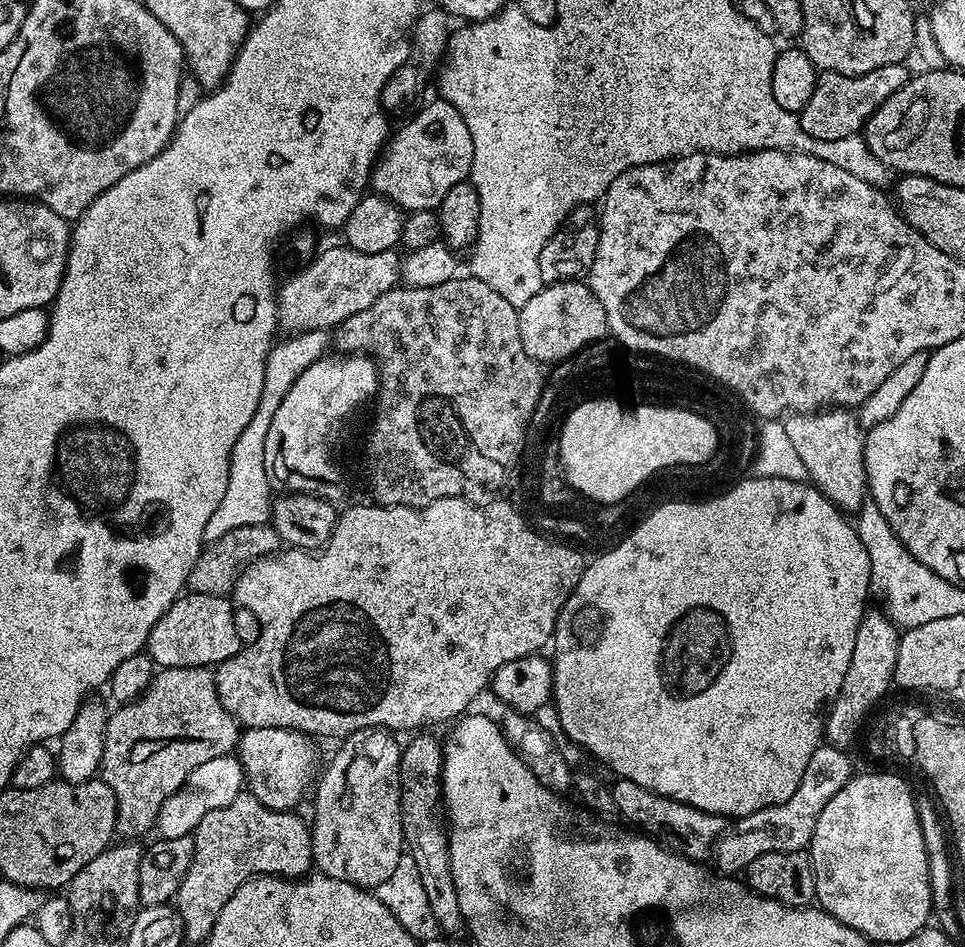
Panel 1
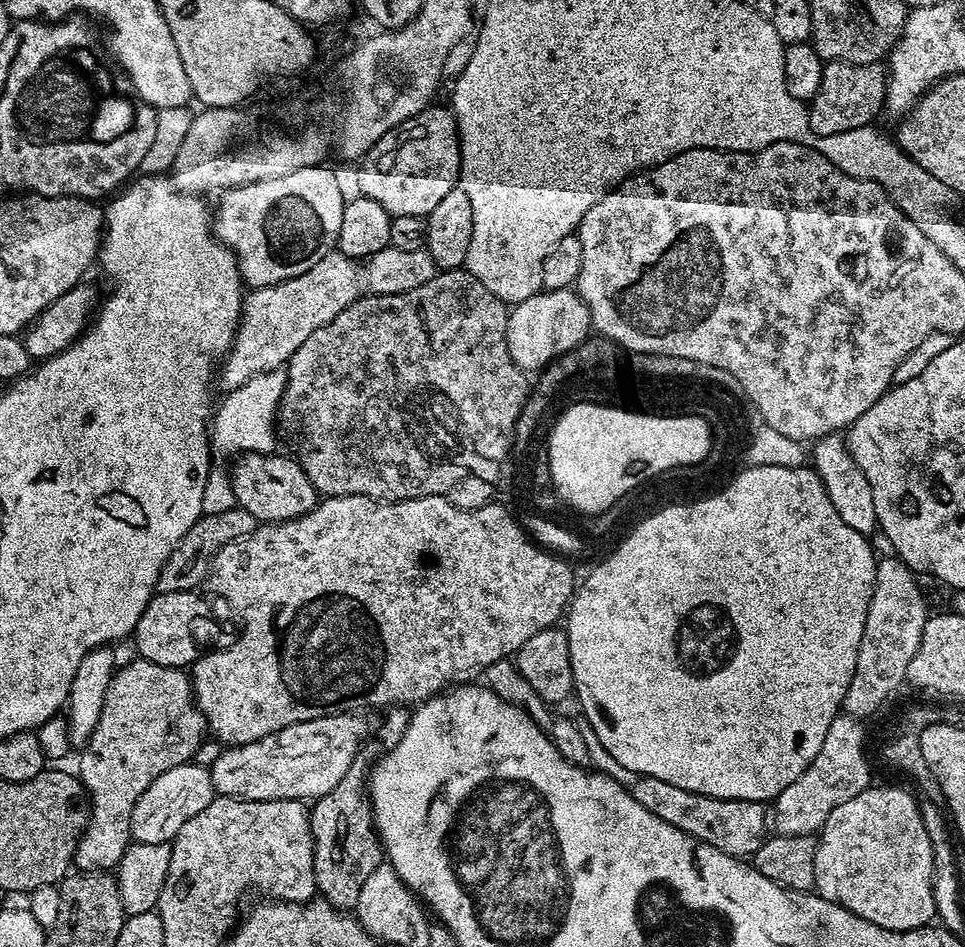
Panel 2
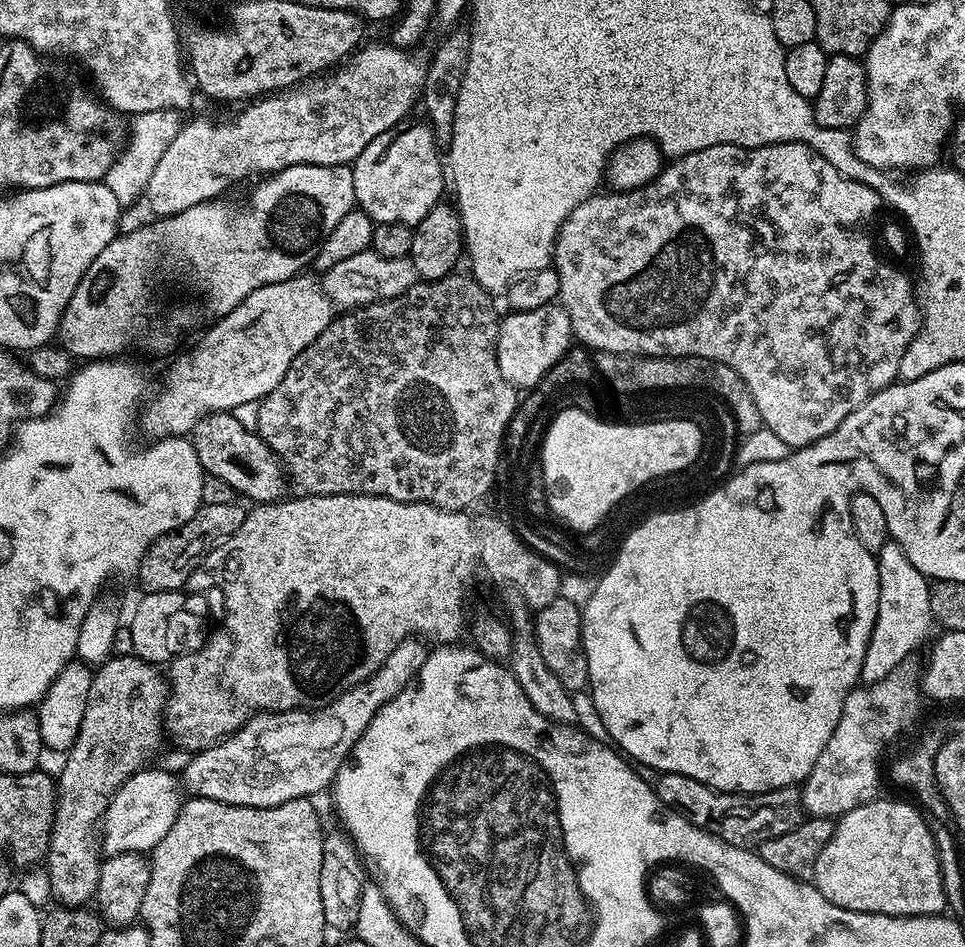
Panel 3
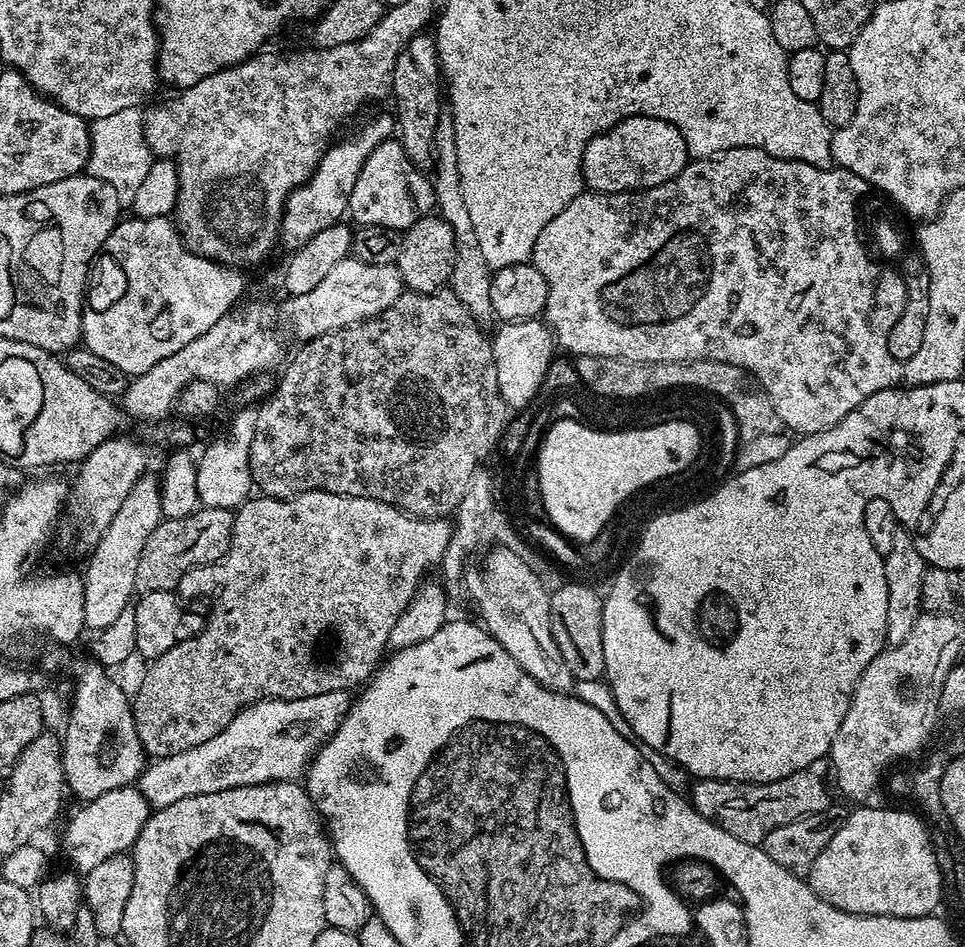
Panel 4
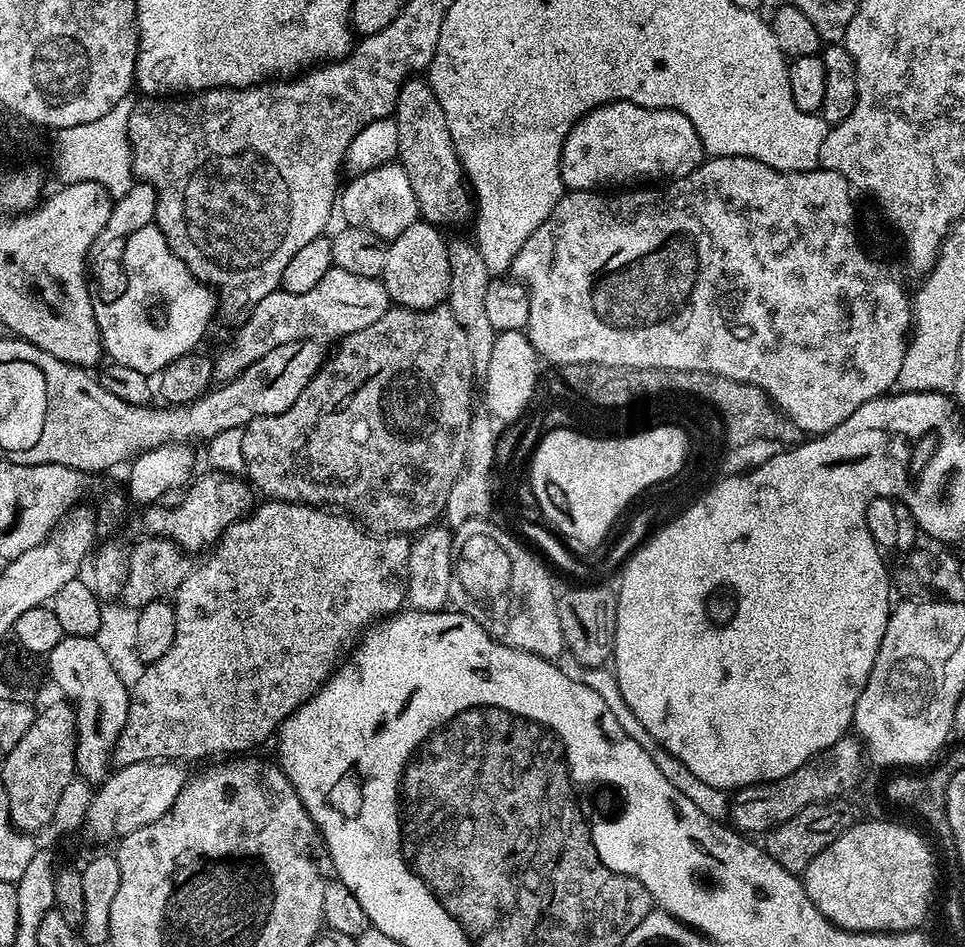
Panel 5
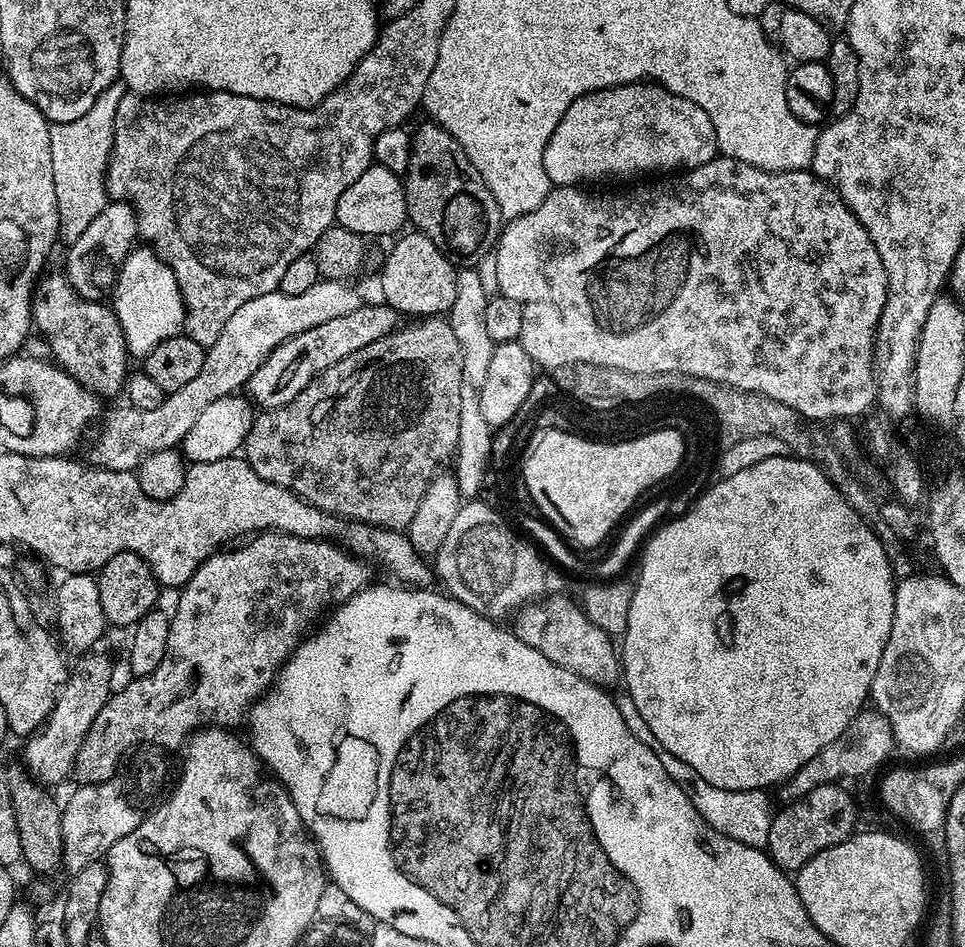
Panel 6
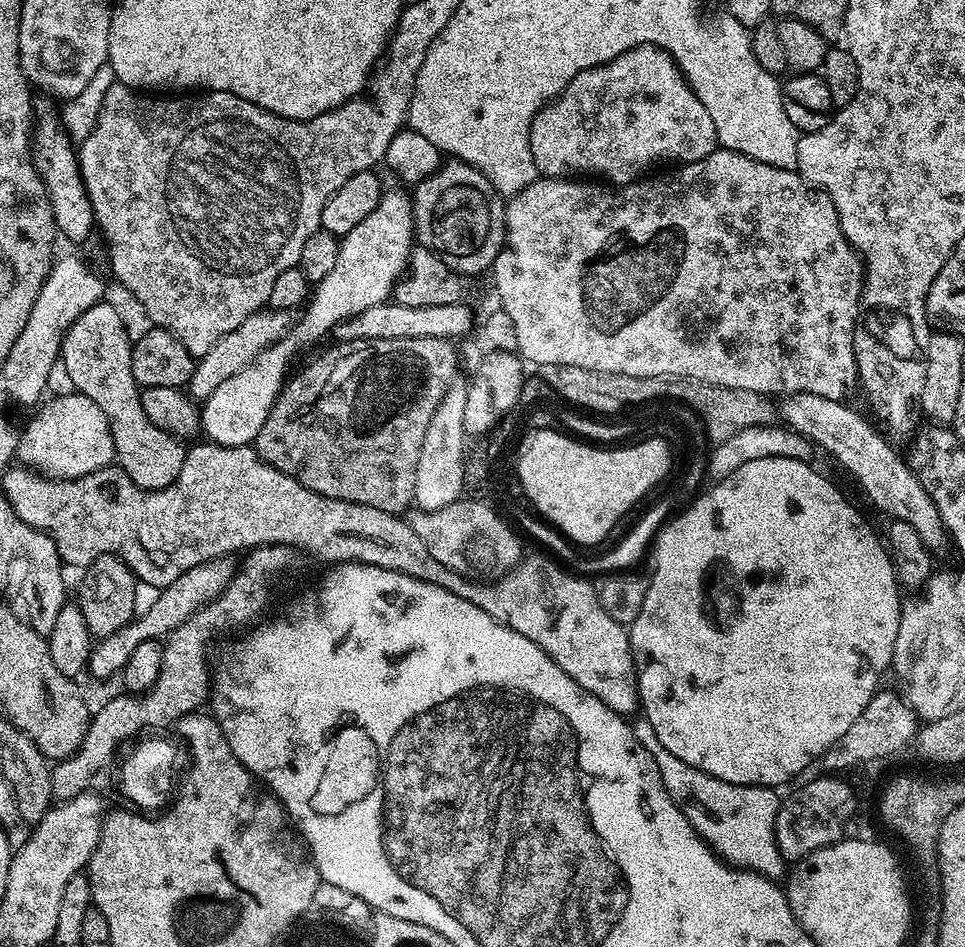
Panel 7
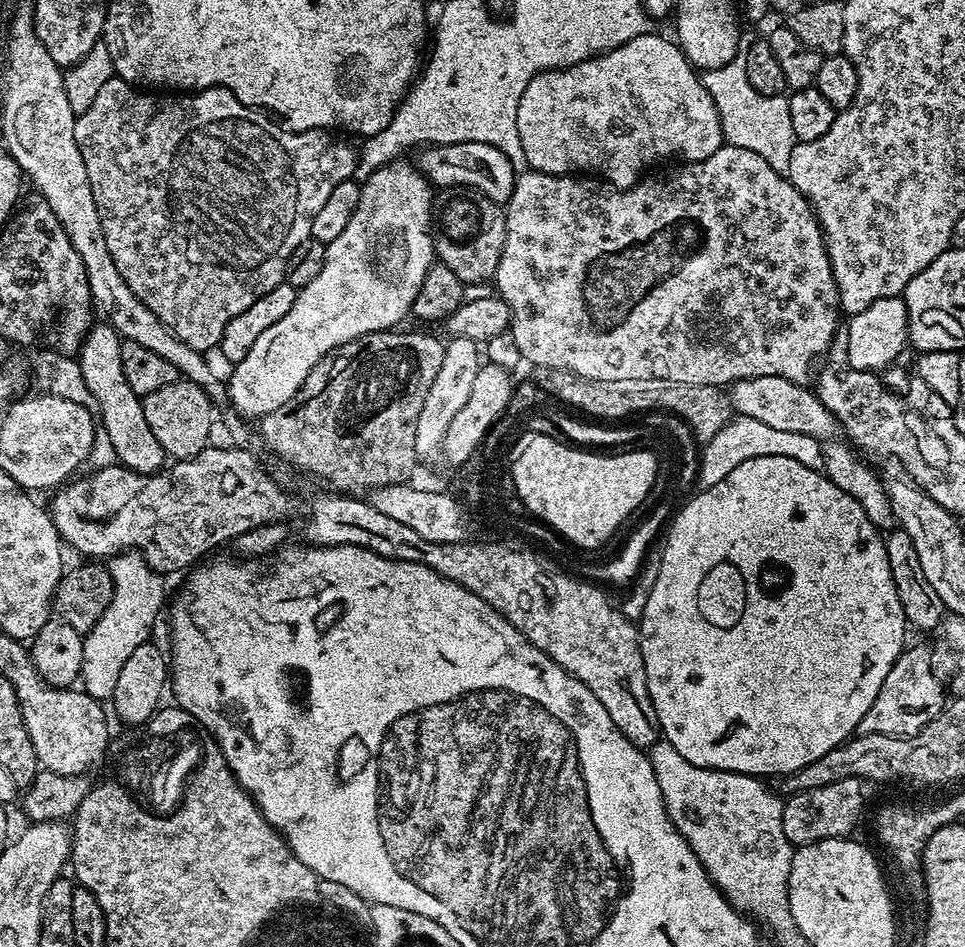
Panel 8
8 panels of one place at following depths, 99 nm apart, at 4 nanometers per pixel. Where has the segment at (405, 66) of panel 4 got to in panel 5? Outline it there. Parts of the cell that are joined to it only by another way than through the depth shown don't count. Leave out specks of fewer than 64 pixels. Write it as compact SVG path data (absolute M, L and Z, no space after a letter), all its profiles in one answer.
M409 78L398 94L394 119L398 126L398 162L410 178L414 198L418 198L420 216L429 224L464 224L473 219L474 200L466 183L464 167L446 126L446 110L442 110L427 79Z

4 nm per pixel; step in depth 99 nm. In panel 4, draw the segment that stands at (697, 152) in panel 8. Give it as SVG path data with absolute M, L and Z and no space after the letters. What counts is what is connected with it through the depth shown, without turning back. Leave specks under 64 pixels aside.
M631 116L590 141L582 154L580 169L585 185L593 192L639 192L642 188L653 188L676 179L689 162L686 138L682 138L680 131L670 122L653 116Z

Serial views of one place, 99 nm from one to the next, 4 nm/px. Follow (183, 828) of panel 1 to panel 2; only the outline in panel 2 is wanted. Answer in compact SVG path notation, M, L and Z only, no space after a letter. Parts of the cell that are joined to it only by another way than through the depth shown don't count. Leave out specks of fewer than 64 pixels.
M189 762L160 774L138 798L132 811L132 840L138 844L167 844L194 814L206 810L214 799L212 774L207 767Z

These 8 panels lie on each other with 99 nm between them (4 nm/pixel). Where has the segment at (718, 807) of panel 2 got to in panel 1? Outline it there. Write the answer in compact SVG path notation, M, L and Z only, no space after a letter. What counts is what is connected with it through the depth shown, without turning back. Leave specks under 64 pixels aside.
M617 779L615 783L611 785L611 789L617 813L624 815L633 829L659 840L673 850L679 849L690 860L699 861L704 858L700 856L706 855L707 852L709 855L710 849L726 831L725 817L698 810L674 798L666 798L662 794L646 790L638 786L638 782Z

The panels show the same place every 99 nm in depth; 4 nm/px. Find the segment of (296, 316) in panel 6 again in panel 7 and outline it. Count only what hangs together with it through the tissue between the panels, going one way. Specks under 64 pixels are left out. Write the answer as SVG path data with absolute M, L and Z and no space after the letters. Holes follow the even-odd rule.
M261 310L250 314L250 318L246 318L246 322L242 322L242 326L230 330L230 334L218 338L218 342L214 342L214 346L210 346L207 354L197 359L192 380L186 386L188 395L197 402L207 400L211 392L218 390L218 386L222 386L222 382L226 382L226 378L234 378L234 374L238 374L246 366L250 366L250 362L254 362L254 358L258 358L262 349L269 348L272 344L283 340L285 336L289 335L294 323L293 317L288 316L291 315L284 310ZM74 391L69 396L52 396L35 409L32 421L19 433L15 459L53 480L73 480L100 468L107 468L116 459L114 438L106 414L90 402L90 398Z

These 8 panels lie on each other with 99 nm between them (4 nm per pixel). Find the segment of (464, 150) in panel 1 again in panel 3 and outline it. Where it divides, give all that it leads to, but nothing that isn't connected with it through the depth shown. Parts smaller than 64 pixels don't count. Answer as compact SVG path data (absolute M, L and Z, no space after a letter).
M405 118L399 120L390 130L378 134L362 154L353 160L350 167L354 178L354 194L356 195L356 208L368 215L373 225L386 222L417 225L432 212L435 204L441 203L446 188L446 164L442 159L442 148L436 143L432 126L427 119L412 120Z

